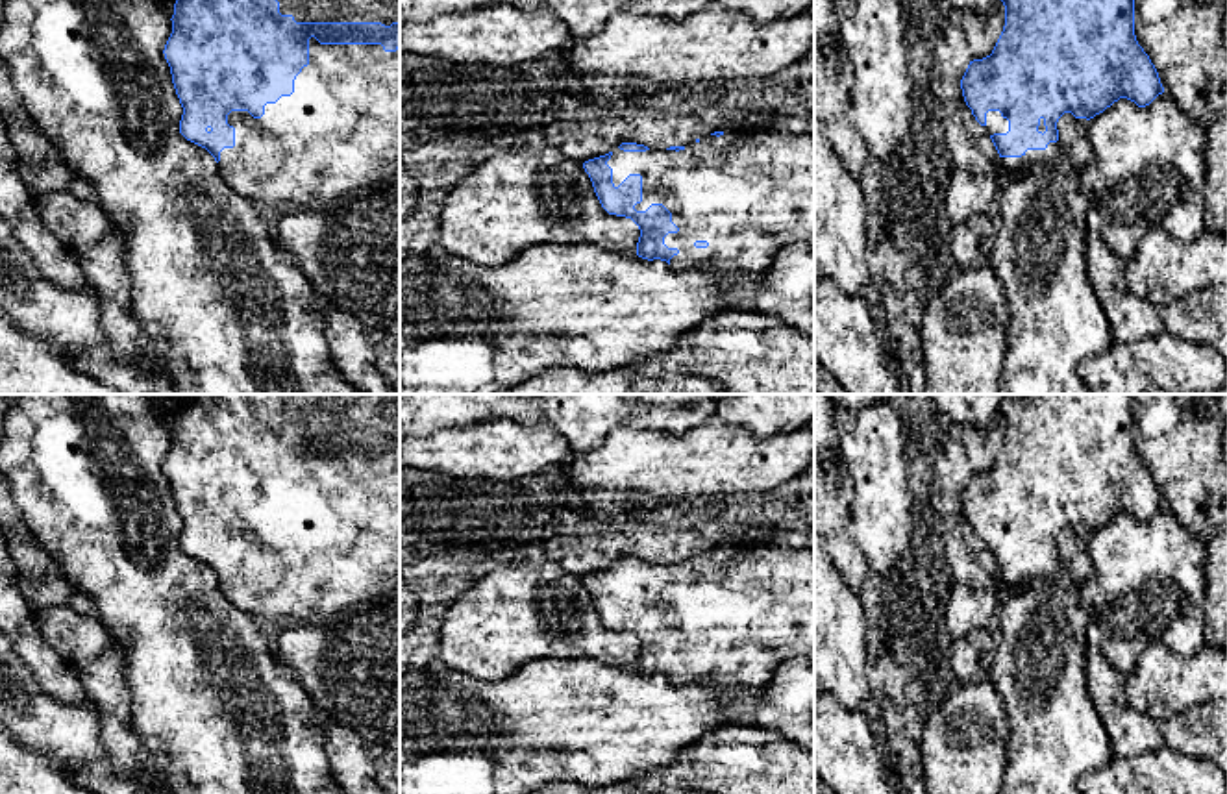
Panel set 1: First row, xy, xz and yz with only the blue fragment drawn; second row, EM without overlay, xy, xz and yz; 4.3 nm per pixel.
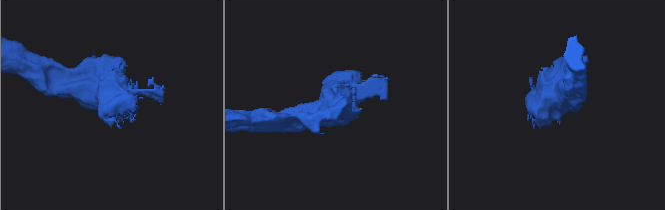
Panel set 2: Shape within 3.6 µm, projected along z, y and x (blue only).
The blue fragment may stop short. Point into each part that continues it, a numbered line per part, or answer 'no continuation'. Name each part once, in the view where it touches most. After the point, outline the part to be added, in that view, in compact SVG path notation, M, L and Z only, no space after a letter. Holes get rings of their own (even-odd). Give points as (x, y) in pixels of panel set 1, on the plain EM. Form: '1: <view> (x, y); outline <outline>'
1: xy (337, 550); outline M309 453L309 479L294 494L294 507L265 520L265 529L254 533L248 526L231 526L228 539L235 542L235 561L220 566L218 587L224 596L250 616L296 618L300 624L324 626L341 616L400 598L400 461L385 466L381 459L320 459Z

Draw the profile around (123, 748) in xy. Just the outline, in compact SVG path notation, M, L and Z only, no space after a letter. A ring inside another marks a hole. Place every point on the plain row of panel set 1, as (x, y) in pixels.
M102 711L100 740L111 770L146 777L144 748L130 722Z

